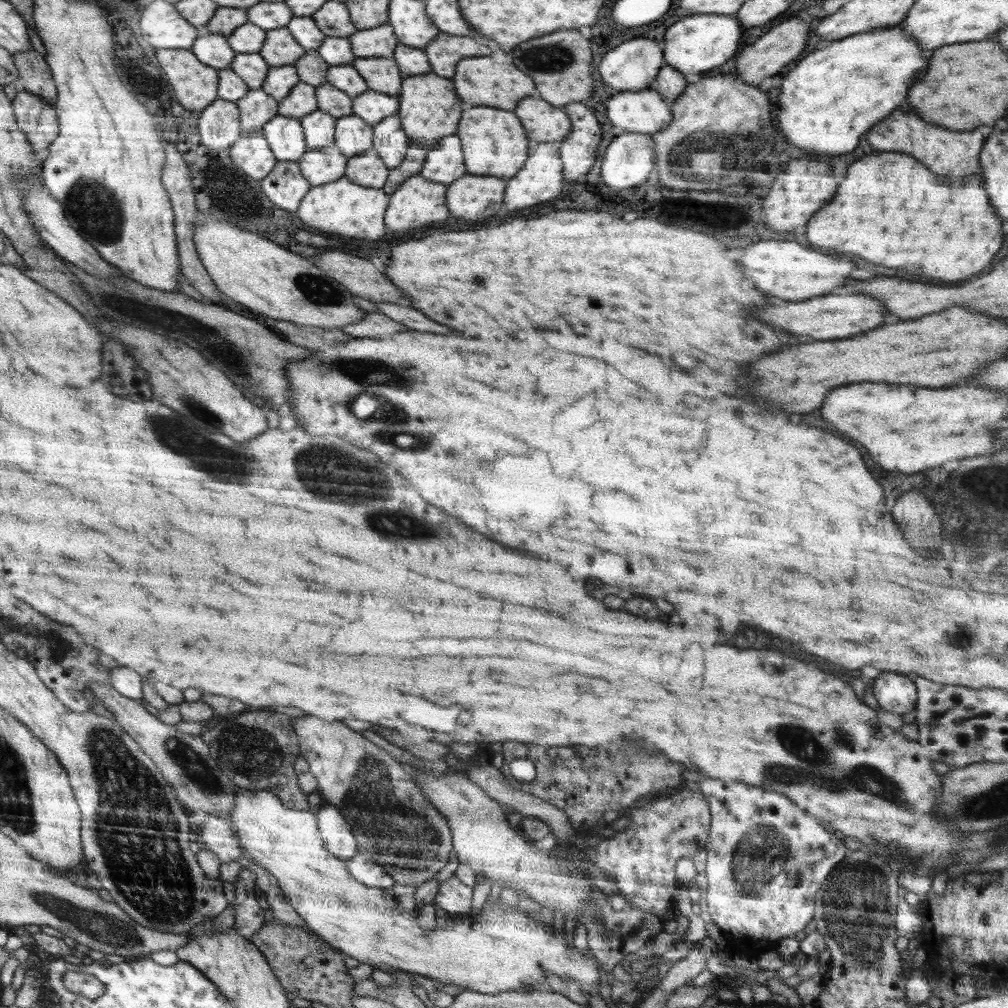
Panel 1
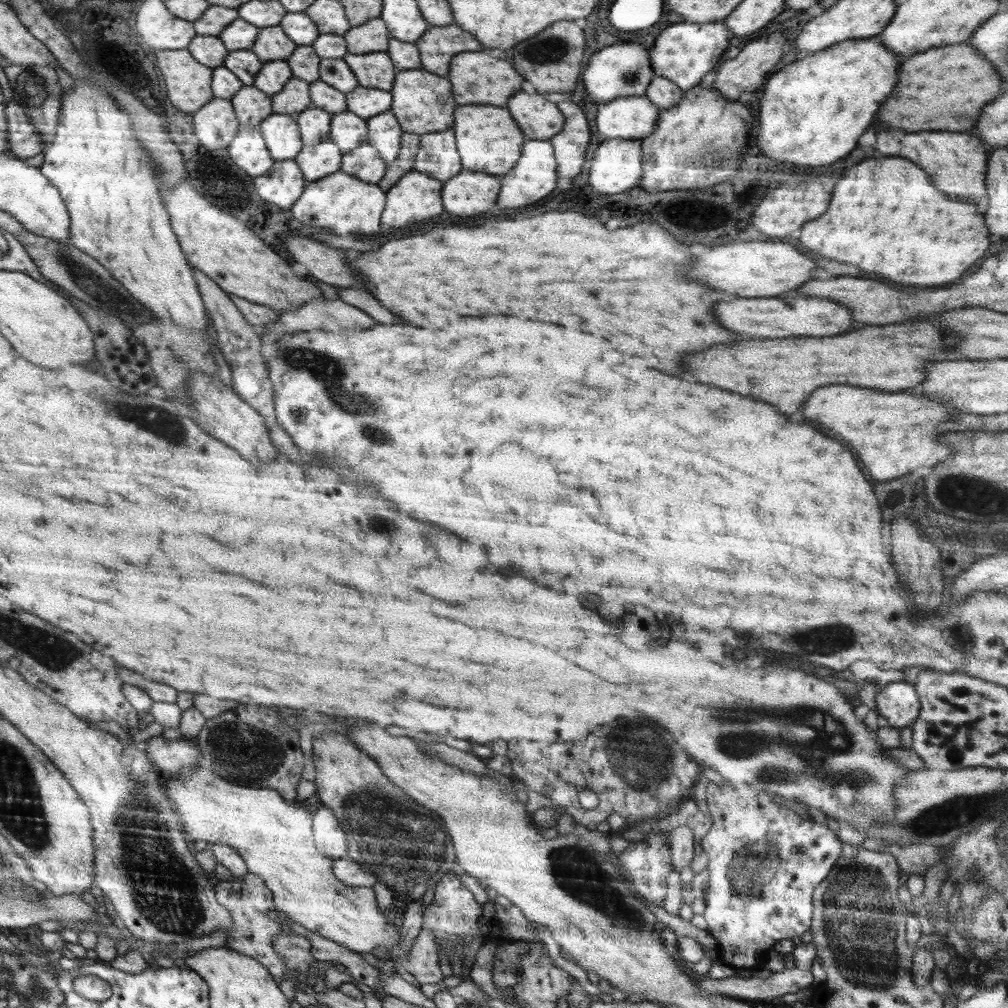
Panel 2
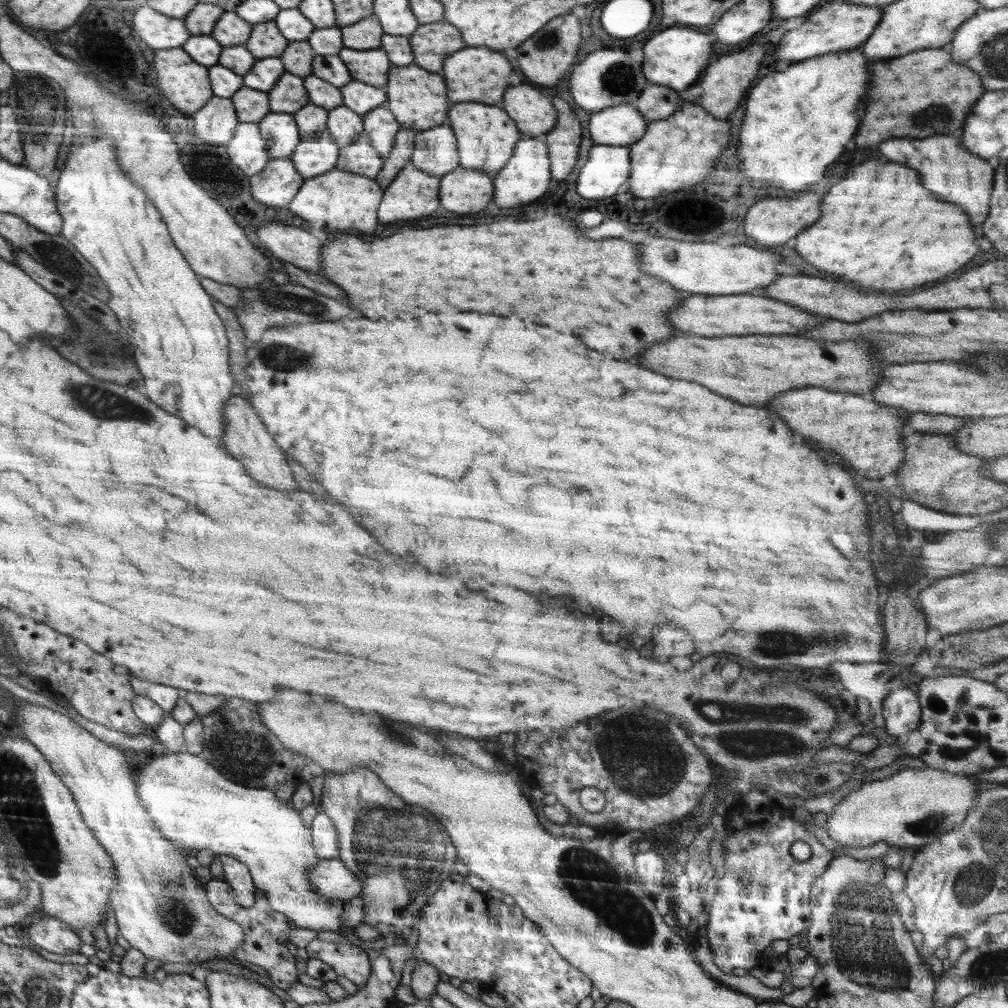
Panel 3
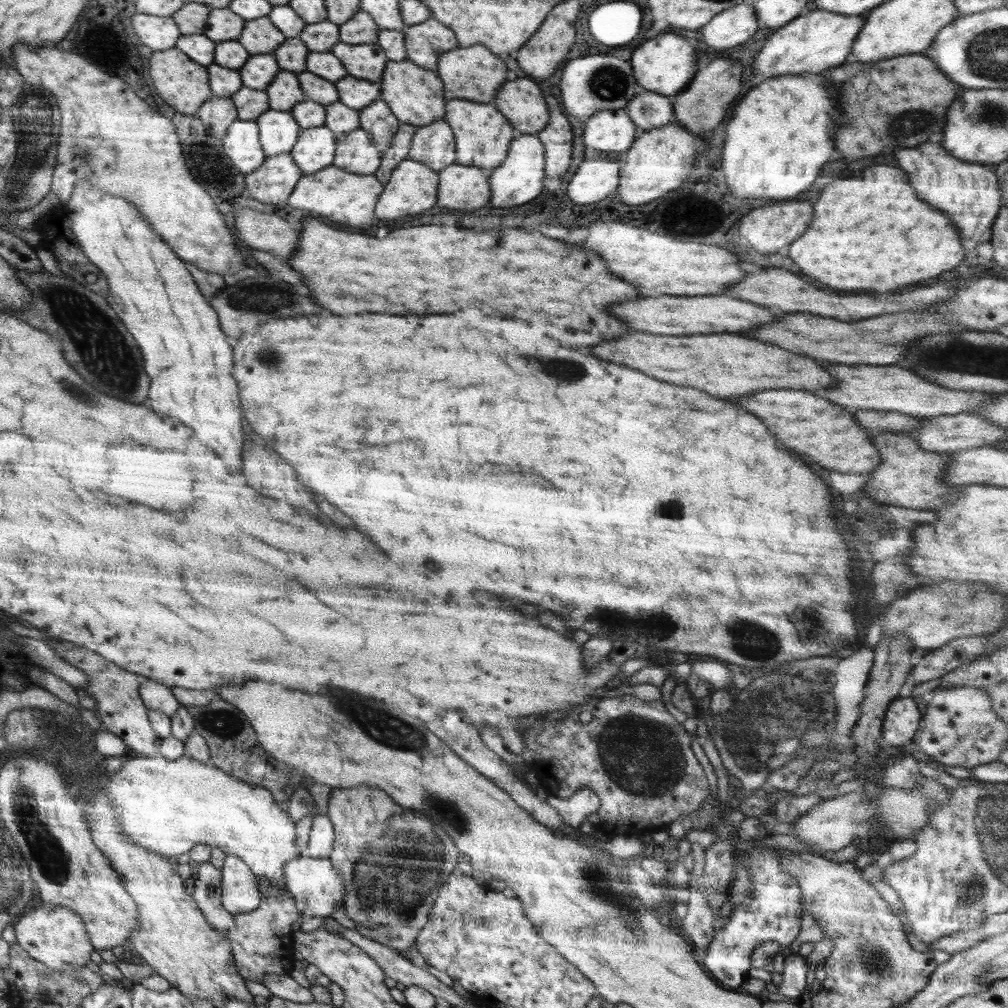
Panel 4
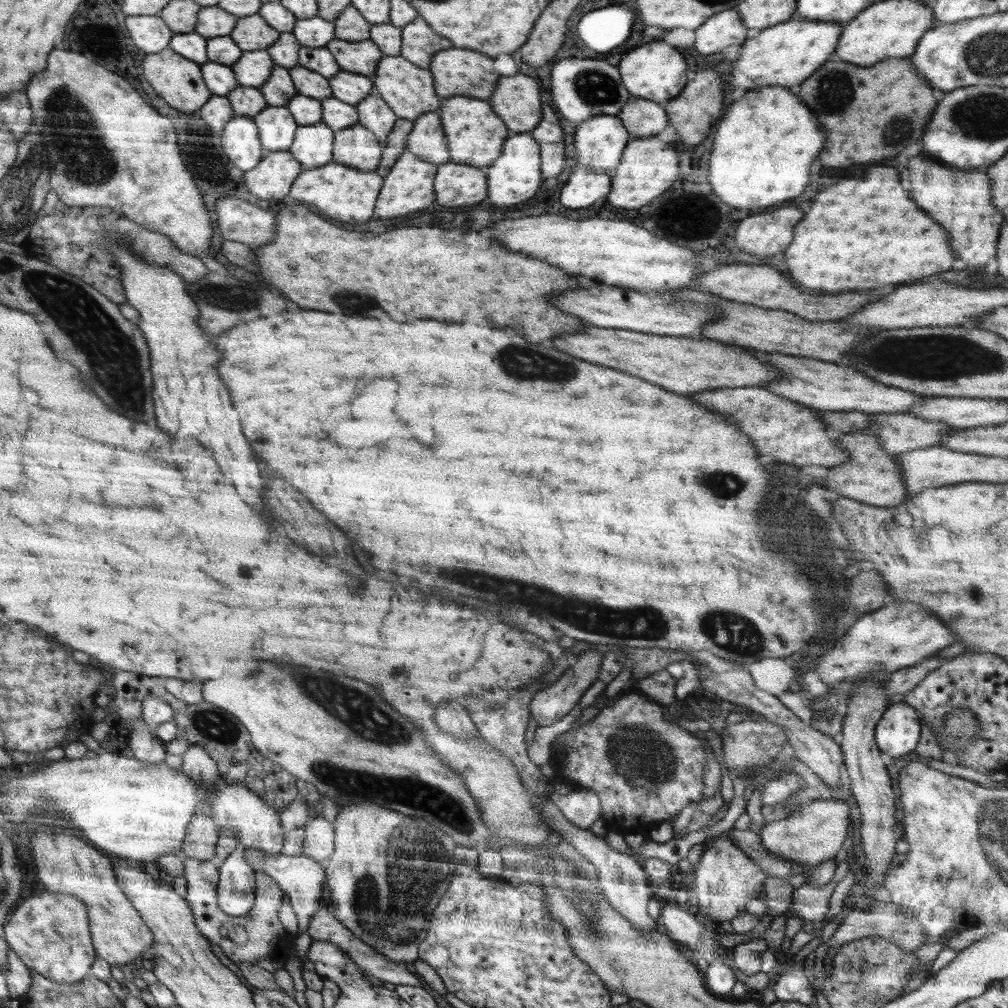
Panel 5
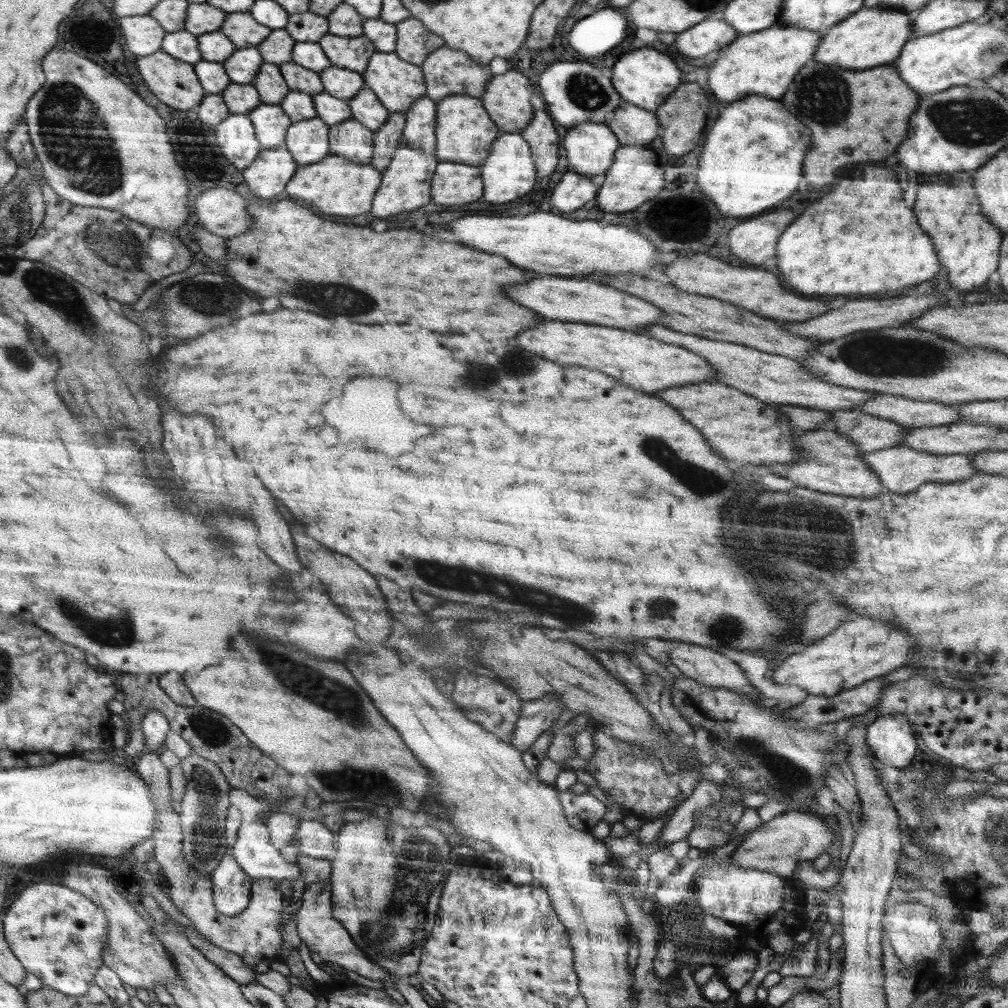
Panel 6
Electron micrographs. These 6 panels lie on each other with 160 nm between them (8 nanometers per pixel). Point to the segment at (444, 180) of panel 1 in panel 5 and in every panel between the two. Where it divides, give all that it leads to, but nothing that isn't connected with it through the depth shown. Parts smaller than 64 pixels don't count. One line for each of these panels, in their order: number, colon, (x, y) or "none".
2: (437, 157)
3: (435, 152)
4: (433, 144)
5: (427, 139)

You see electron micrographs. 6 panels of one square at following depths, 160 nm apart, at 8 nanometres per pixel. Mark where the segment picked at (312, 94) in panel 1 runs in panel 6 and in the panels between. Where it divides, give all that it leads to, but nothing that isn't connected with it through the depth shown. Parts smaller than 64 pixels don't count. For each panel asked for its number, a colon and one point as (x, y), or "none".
2: (294, 97)
3: (288, 95)
4: (284, 91)
5: (279, 89)
6: (272, 87)

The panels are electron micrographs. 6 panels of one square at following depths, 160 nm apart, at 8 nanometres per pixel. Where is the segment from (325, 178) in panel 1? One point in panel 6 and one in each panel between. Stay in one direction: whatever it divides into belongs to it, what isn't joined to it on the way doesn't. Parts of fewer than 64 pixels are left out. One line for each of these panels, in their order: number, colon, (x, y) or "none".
2: (318, 161)
3: (317, 155)
4: (315, 150)
5: (313, 146)
6: (308, 141)

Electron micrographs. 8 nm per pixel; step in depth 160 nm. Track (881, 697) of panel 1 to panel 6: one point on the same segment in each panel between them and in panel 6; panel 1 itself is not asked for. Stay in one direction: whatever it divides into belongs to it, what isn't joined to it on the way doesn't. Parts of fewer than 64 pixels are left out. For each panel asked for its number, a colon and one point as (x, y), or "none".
2: (899, 703)
3: (901, 711)
4: (903, 718)
5: (897, 734)
6: (890, 738)

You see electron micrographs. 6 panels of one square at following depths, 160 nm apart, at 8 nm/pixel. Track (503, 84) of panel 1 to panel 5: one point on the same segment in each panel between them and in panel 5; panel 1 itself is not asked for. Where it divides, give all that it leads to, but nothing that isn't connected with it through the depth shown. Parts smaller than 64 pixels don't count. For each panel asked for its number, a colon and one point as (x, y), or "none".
2: (480, 79)
3: (474, 74)
4: (474, 73)
5: (459, 72)

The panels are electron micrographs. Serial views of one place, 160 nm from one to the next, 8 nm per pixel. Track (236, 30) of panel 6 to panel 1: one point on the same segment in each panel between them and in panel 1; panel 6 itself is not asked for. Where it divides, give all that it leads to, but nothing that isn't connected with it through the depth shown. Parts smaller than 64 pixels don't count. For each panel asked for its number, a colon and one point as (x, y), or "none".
1: (281, 48)
2: (273, 43)
3: (266, 40)
4: (260, 36)
5: (251, 33)

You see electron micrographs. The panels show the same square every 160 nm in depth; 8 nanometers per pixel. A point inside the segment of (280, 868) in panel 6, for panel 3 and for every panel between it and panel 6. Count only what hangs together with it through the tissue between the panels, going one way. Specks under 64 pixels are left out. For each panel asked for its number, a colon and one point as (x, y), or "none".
3: (330, 877)
4: (316, 888)
5: (300, 877)

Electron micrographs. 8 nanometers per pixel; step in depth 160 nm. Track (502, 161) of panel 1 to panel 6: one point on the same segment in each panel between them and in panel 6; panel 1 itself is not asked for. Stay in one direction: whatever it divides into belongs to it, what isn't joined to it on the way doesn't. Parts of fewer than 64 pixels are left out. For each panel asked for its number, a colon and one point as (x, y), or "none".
2: (490, 140)
3: (488, 137)
4: (483, 135)
5: (477, 134)
6: (464, 132)

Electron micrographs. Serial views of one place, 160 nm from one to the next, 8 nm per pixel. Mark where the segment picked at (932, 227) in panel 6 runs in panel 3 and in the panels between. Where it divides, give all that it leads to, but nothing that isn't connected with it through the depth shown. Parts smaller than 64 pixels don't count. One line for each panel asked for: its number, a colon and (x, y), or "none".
3: (954, 175)
4: (967, 193)
5: (959, 200)

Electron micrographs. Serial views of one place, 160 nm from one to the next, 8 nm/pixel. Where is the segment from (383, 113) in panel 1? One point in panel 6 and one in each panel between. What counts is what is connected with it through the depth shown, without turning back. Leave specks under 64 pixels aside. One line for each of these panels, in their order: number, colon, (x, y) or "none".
2: (365, 102)
3: (361, 98)
4: (357, 93)
5: (347, 86)
6: (337, 81)

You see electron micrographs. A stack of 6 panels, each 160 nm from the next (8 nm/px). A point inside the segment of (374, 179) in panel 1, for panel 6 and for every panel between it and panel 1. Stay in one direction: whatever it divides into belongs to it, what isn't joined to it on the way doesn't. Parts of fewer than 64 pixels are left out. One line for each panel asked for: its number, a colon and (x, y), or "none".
2: (364, 162)
3: (360, 158)
4: (356, 153)
5: (355, 146)
6: (350, 139)

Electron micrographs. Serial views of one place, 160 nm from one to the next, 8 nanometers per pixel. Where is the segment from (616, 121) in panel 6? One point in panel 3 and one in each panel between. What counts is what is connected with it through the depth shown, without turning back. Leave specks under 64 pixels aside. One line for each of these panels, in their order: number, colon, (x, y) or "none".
3: (657, 102)
4: (649, 110)
5: (643, 117)

